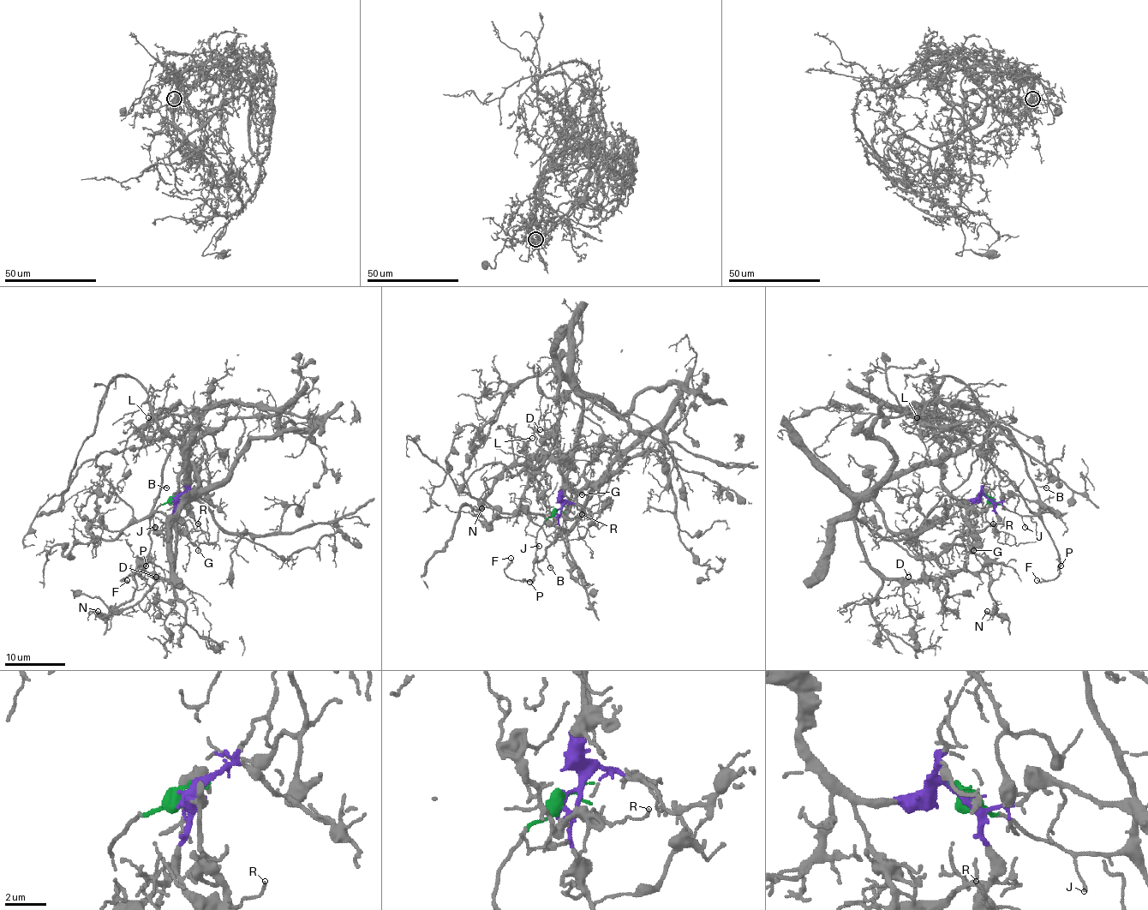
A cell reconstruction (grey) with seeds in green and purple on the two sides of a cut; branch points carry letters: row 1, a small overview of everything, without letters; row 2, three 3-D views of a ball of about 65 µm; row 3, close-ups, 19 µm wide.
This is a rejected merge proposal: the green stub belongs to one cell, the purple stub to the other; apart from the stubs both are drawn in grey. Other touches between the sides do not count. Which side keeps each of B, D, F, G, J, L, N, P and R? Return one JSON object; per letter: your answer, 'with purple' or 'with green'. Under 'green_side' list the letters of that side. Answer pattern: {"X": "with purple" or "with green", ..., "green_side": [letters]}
{"B": "with green", "D": "with purple", "F": "with green", "G": "with purple", "J": "with green", "L": "with purple", "N": "with purple", "P": "with green", "R": "with purple", "green_side": ["B", "F", "J", "P"]}

